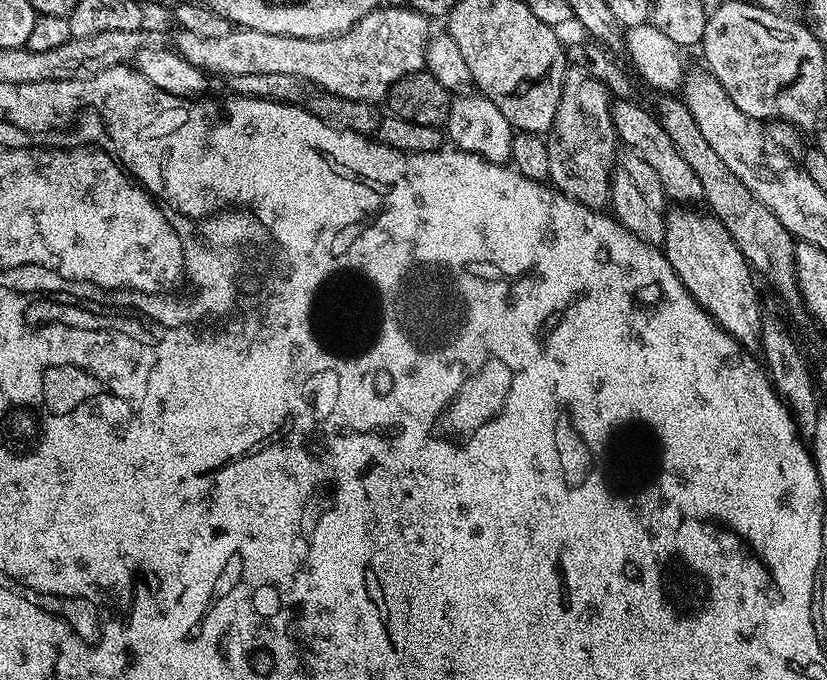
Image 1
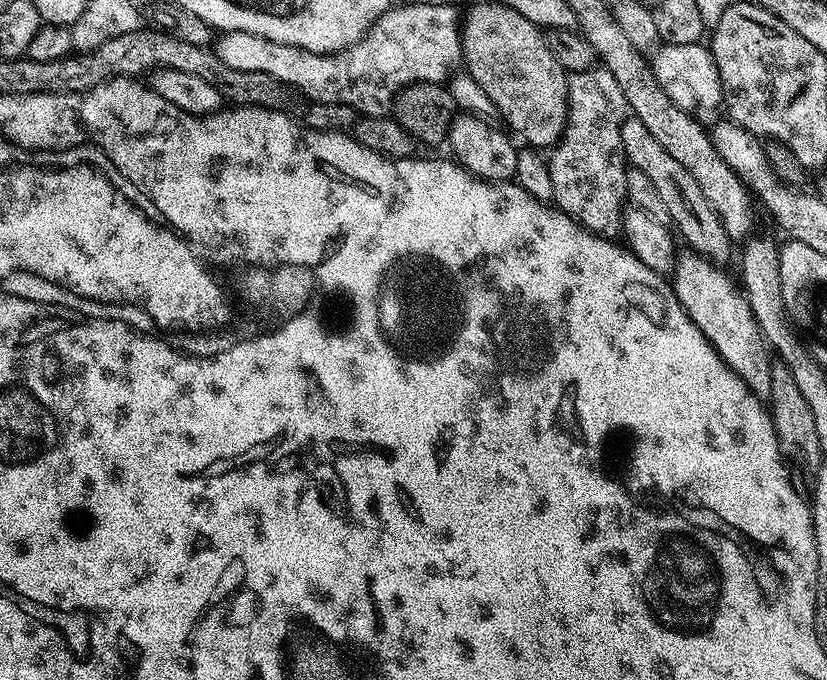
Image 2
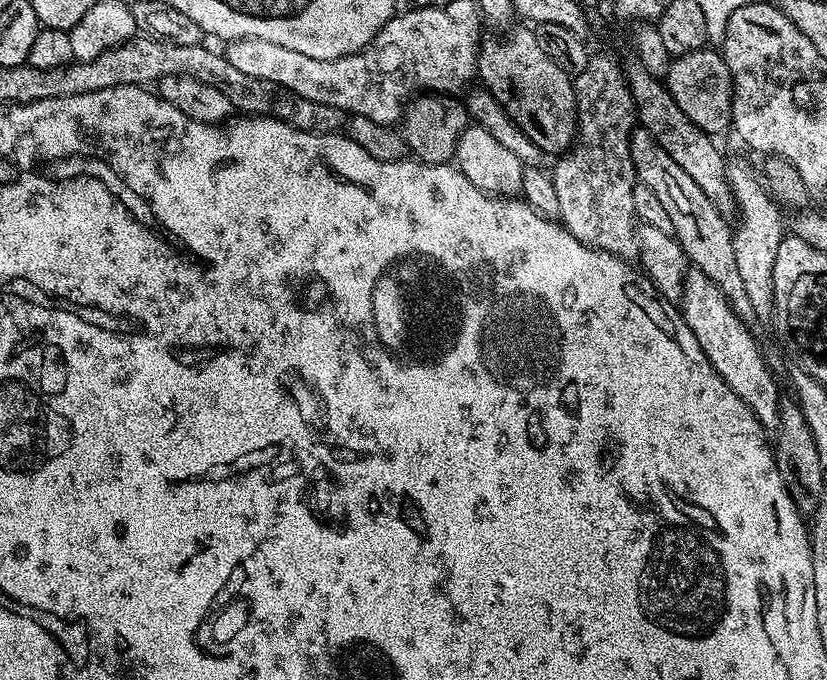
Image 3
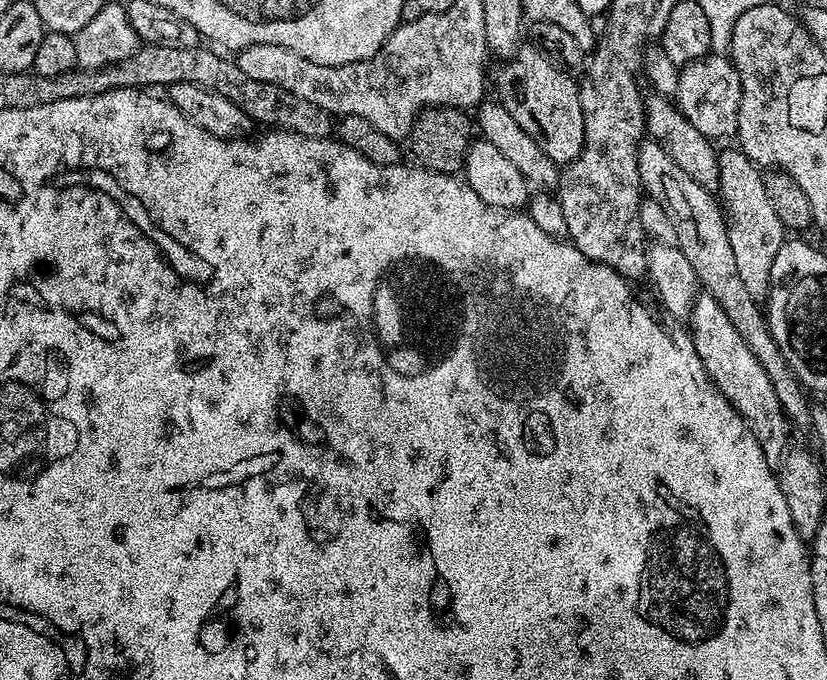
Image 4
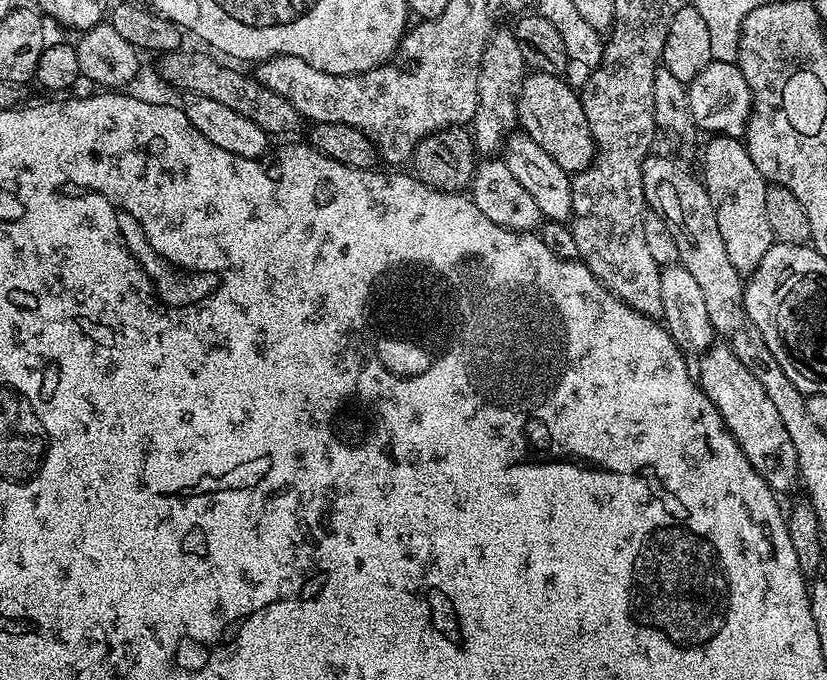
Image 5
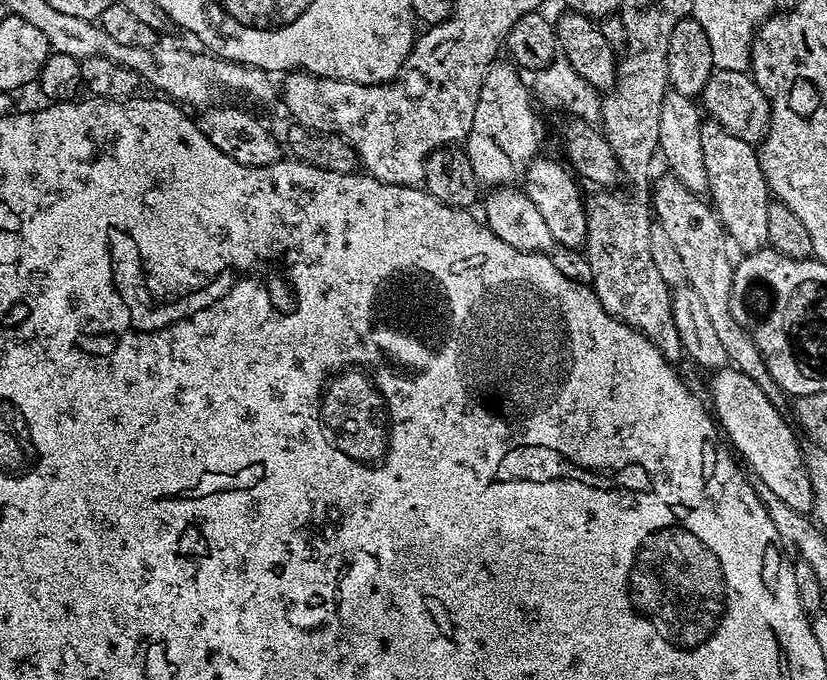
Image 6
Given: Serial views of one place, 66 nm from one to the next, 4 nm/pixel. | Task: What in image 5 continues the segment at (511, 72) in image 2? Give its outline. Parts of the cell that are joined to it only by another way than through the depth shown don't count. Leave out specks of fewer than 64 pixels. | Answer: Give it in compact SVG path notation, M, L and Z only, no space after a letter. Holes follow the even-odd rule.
M529 71L516 89L516 118L525 136L529 136L562 170L575 174L586 170L596 157L596 143L590 134L590 122L582 110L577 89L571 88L559 75Z

